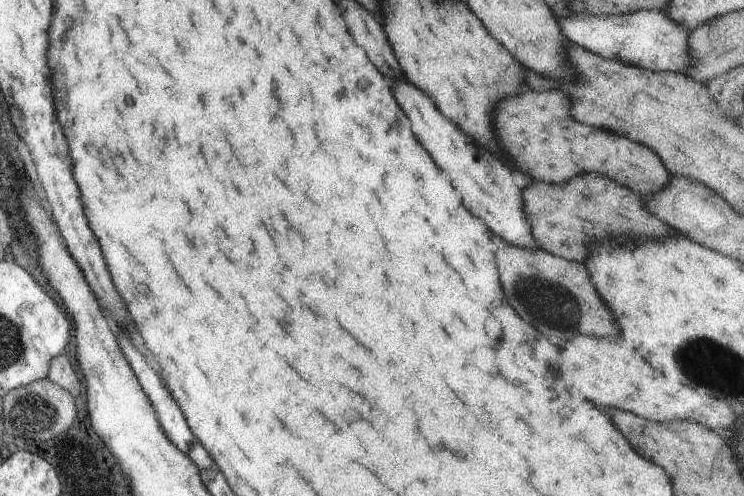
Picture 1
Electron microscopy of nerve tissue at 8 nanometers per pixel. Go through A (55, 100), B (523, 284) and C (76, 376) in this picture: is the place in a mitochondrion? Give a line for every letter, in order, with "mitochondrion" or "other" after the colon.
A: other
B: mitochondrion
C: other

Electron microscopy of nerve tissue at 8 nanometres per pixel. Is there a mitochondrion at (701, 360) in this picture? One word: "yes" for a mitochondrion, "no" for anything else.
yes

